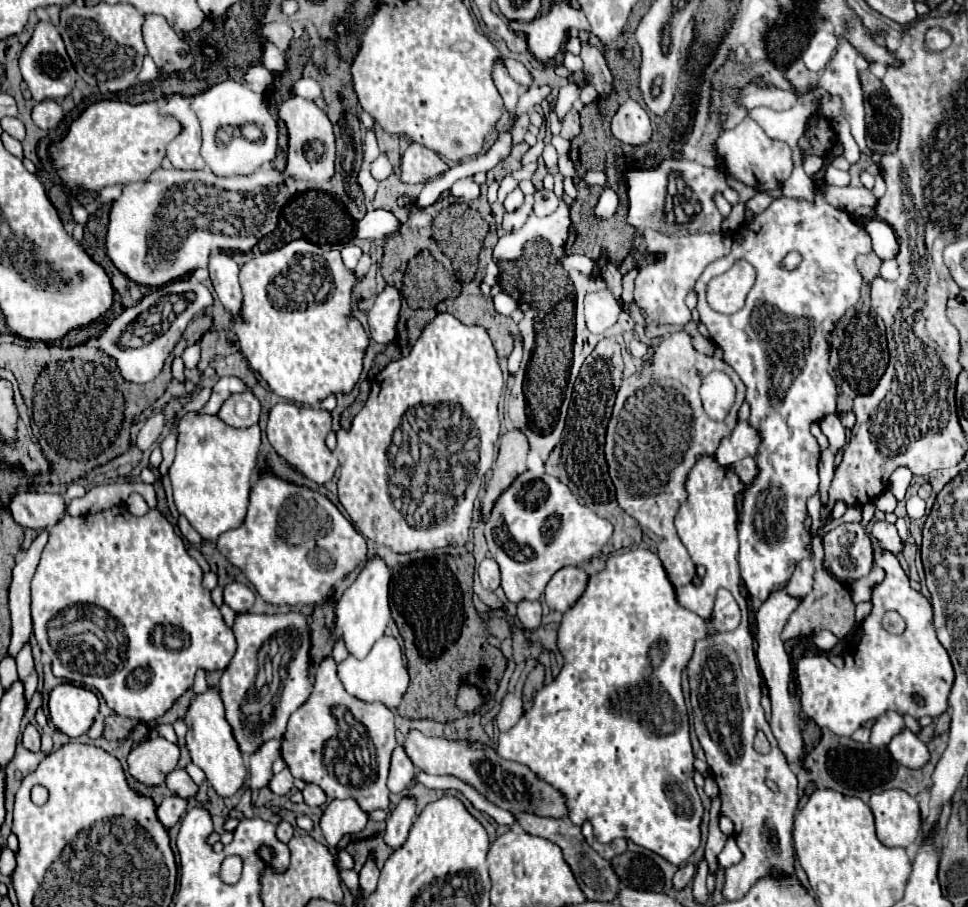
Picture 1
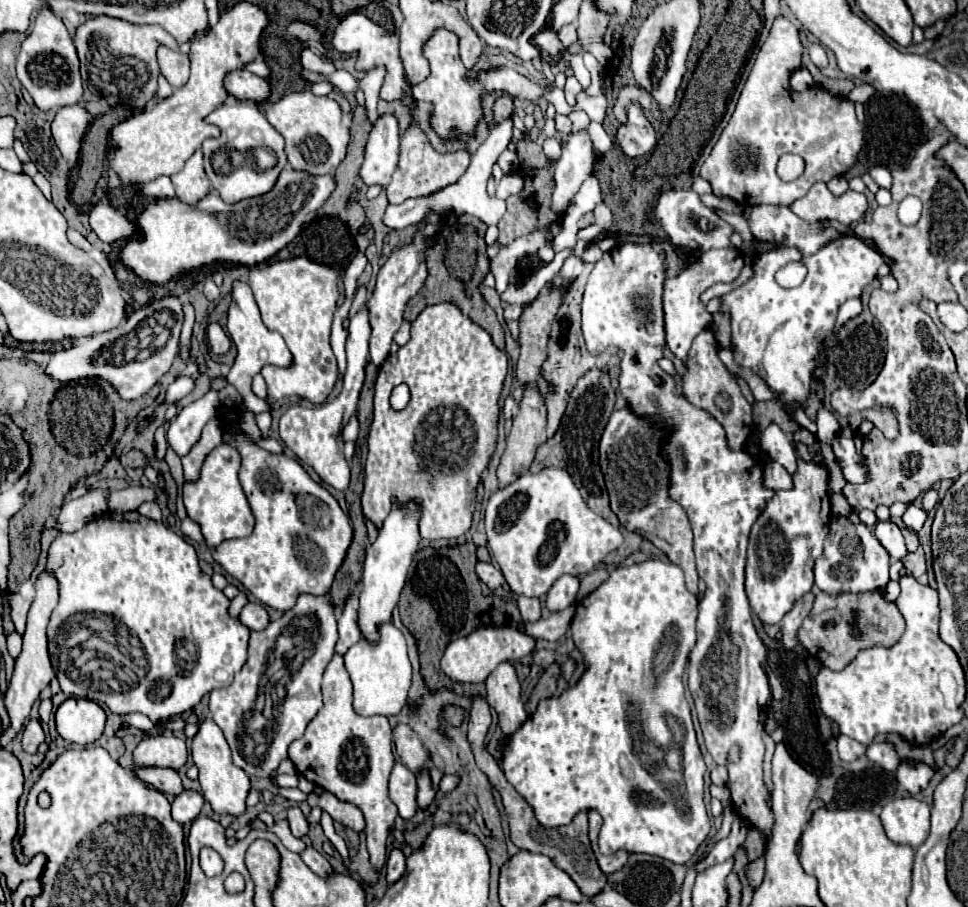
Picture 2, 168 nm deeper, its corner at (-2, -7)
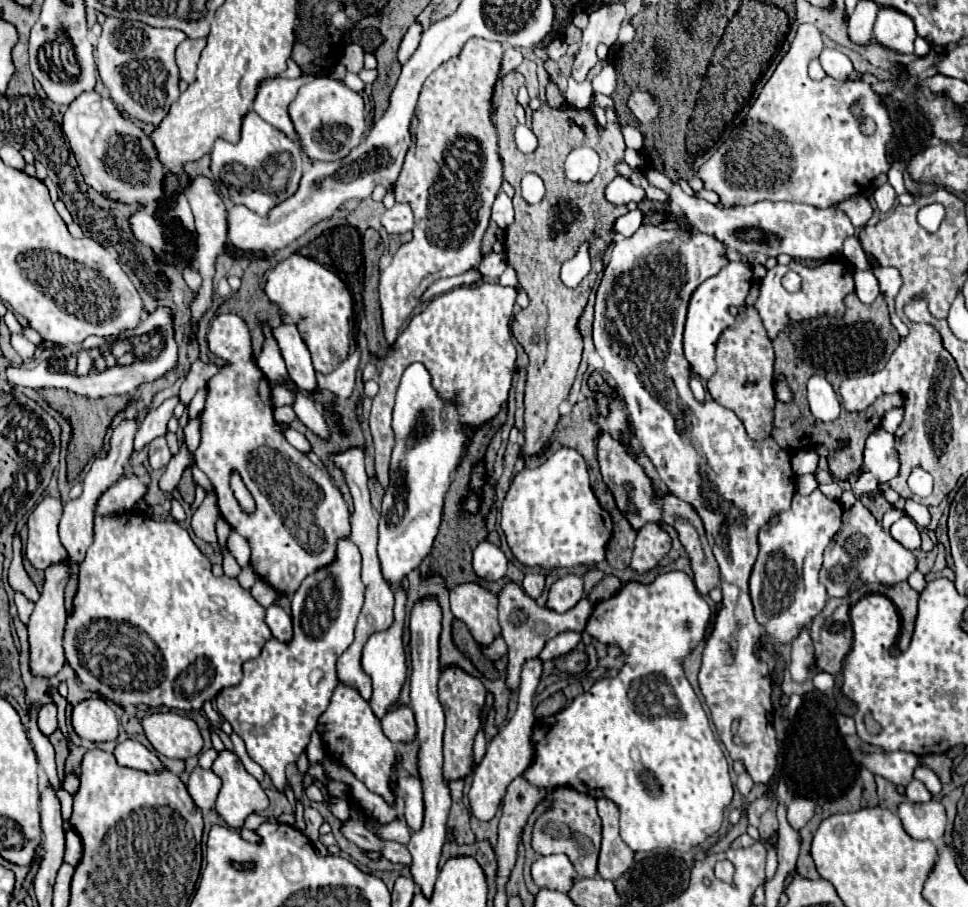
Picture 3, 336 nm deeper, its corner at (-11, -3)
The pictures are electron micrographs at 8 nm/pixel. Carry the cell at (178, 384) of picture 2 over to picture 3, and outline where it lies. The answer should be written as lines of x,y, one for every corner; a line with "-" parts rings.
172,396
172,398
164,400
156,410
146,414
146,418
140,424
140,428
136,432
136,438
134,438
134,450
142,450
154,438
166,434
166,424
172,418
172,412
174,412
176,404
178,404
178,396

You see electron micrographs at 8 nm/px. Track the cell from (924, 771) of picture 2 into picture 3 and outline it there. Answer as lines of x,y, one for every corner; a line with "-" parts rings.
912,780
908,786
906,786
906,798
910,802
928,802
932,798
932,794
928,792
928,788
924,786
924,782
920,780

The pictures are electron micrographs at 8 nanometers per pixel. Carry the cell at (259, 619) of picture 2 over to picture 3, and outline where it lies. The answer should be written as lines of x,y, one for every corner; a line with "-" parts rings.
272,604
266,608
264,622
268,624
274,638
278,638
282,642
288,642
292,638
292,620
278,604

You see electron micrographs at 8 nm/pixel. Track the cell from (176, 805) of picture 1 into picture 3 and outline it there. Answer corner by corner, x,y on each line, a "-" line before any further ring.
196,768
192,774
190,774
190,780
186,784
188,788
188,794
192,796
194,804
206,812
214,806
216,802
216,796
218,796
218,790
220,790
220,778
212,772
212,770
202,770
202,768

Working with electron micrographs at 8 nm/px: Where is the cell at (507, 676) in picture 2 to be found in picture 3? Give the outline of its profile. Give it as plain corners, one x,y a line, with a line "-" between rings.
508,584
504,586
504,590
498,594
498,620
500,620
500,628
502,628
502,636
508,644
508,668
506,668
506,688
510,692
516,692
518,686
520,686
520,672
522,672
522,666
526,660
530,658
538,658
542,646
566,632
566,630
574,630
574,632
582,632
586,628
586,622
588,622
588,616
592,612
592,602
588,600
588,596
582,596
582,600
570,608
568,612
552,612
550,608
544,608
544,606
538,606
536,600
532,600
522,588
518,588
516,584

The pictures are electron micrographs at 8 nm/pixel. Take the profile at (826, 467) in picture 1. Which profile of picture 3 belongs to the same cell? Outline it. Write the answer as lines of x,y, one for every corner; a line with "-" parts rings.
856,270
854,272
854,282
856,282
856,294
864,304
872,304
876,300
876,296
880,294
878,278
872,272

